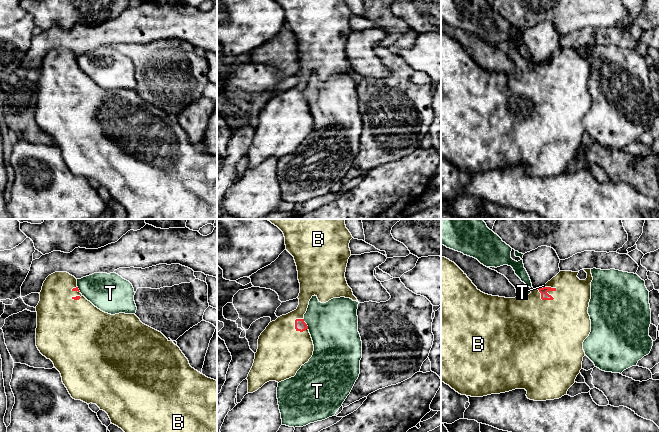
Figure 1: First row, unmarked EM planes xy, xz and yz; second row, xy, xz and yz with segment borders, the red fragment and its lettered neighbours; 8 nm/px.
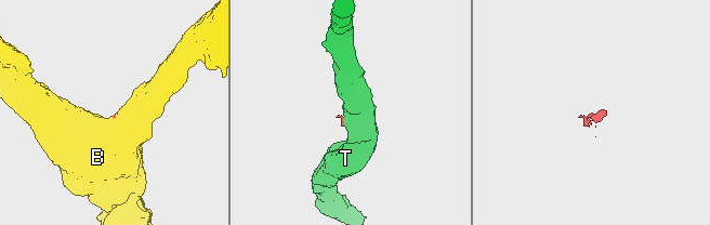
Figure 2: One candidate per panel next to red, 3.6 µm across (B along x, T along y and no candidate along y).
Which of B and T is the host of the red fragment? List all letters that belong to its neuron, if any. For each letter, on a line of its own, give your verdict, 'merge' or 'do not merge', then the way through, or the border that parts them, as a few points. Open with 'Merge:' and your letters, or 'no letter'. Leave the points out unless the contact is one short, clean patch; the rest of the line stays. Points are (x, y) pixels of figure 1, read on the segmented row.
Merge: B
B: merge
T: do not merge | along xz (303, 318), (308, 328)

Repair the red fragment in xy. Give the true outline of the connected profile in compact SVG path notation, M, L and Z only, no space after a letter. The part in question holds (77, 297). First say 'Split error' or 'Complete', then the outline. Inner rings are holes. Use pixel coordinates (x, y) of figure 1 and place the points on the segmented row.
Split error. M55 272L49 275L39 294L40 301L36 306L36 346L40 353L50 359L60 372L62 382L73 399L87 404L96 404L100 410L108 414L111 423L124 432L217 432L217 381L192 368L188 359L173 341L169 341L161 332L143 324L135 314L111 315L101 311L80 293L77 279L67 272Z

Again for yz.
Split error. M441 257L441 381L449 385L461 395L483 397L491 394L500 394L515 389L525 389L527 398L534 401L559 399L567 394L568 389L575 383L577 375L582 369L585 356L583 342L591 332L591 320L588 314L591 299L591 269L582 269L587 273L585 280L580 280L578 272L560 271L542 288L532 289L527 297L517 296L505 298L485 294L477 289L467 275L452 261Z

